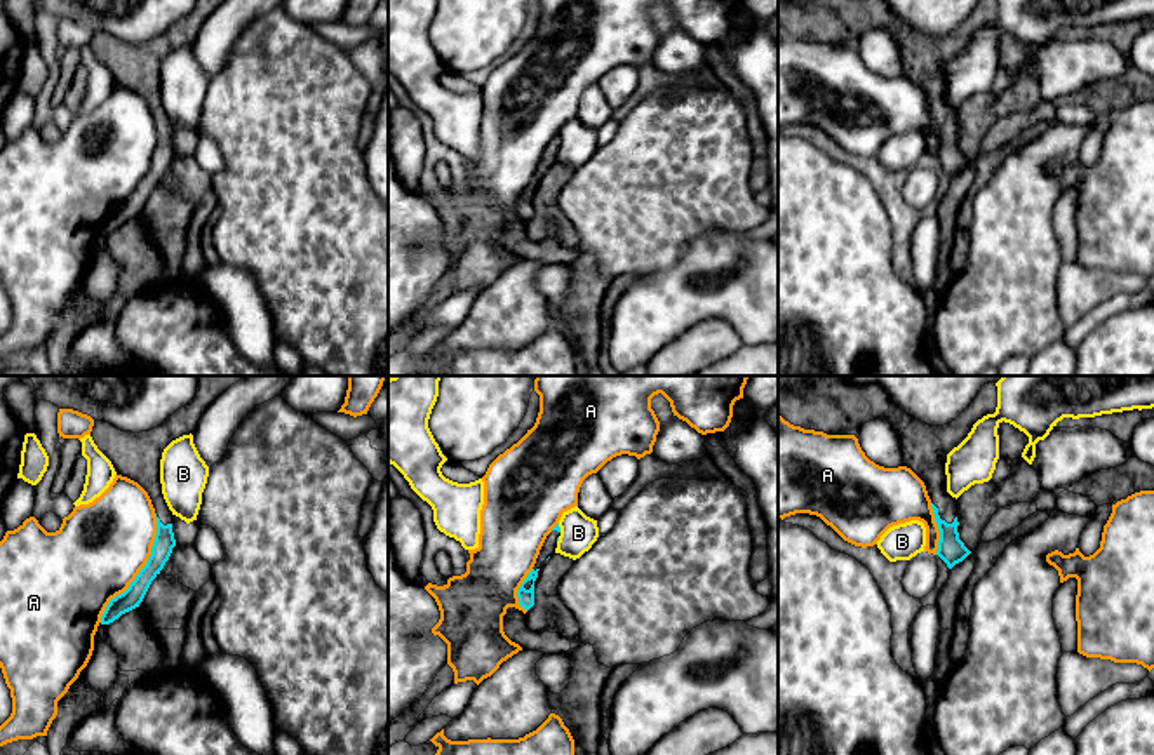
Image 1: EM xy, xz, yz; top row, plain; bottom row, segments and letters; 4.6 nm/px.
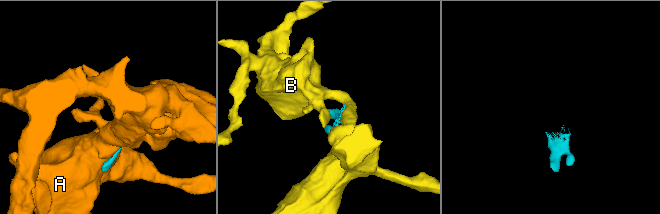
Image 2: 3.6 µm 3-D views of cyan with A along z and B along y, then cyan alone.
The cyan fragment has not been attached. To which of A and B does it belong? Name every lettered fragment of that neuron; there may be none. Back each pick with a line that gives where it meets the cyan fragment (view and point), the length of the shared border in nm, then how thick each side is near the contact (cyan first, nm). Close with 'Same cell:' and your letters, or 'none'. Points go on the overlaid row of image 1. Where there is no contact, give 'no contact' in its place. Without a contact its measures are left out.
Same cell: none

